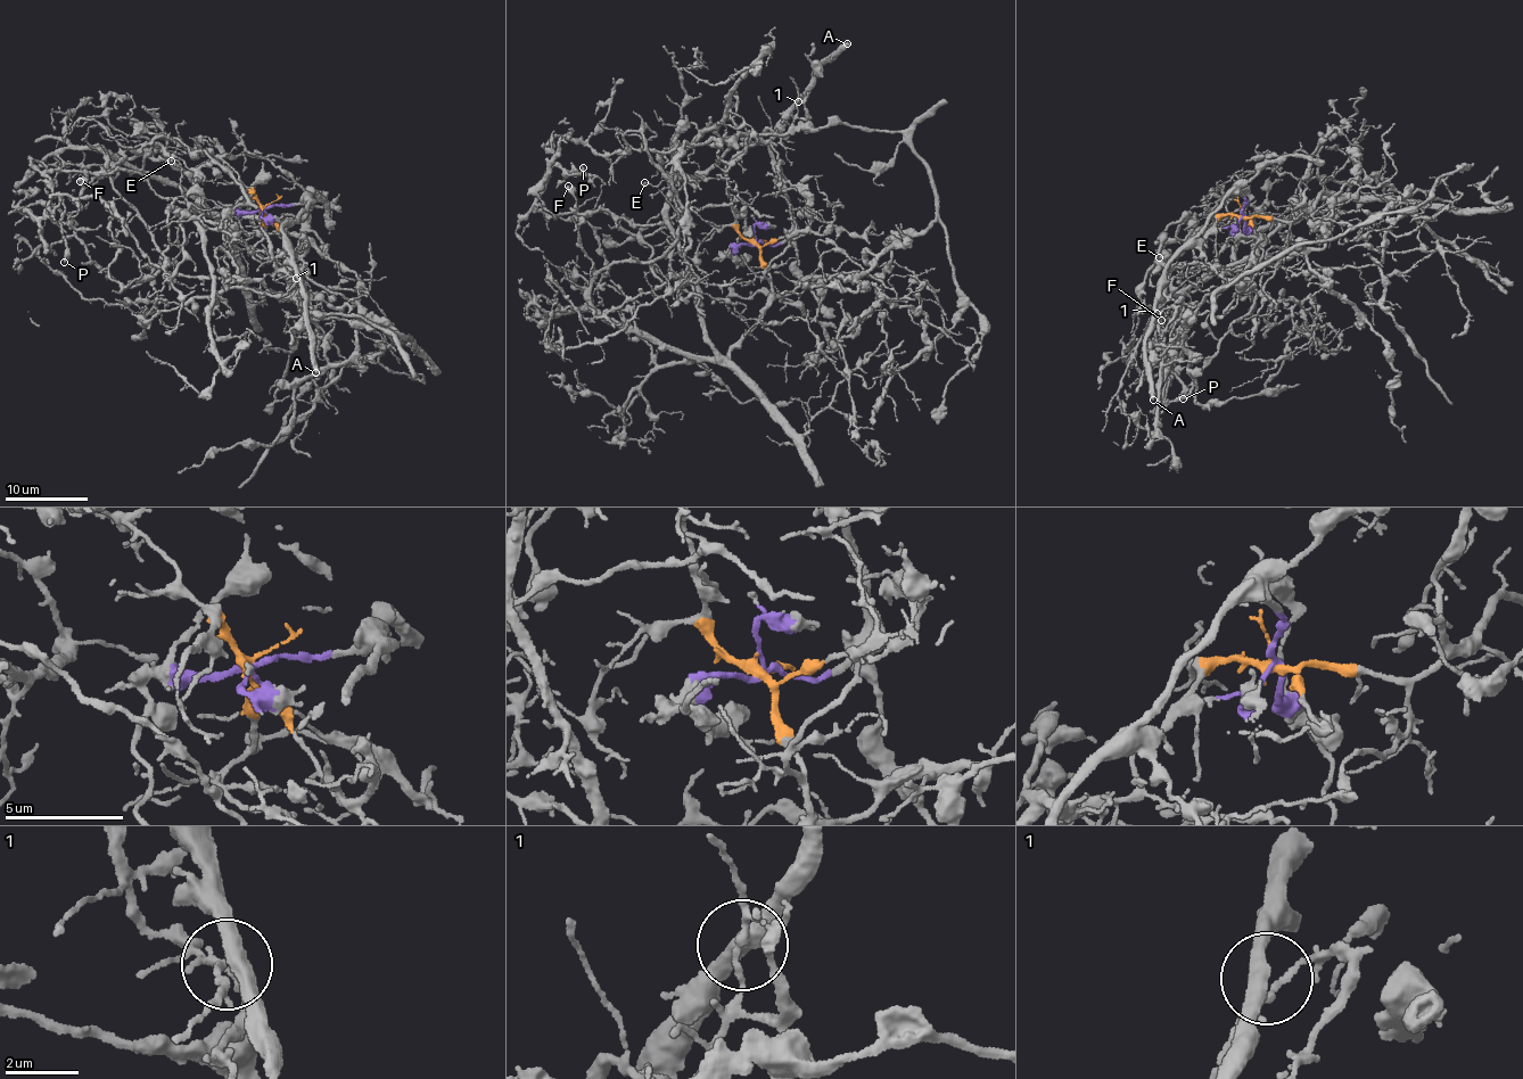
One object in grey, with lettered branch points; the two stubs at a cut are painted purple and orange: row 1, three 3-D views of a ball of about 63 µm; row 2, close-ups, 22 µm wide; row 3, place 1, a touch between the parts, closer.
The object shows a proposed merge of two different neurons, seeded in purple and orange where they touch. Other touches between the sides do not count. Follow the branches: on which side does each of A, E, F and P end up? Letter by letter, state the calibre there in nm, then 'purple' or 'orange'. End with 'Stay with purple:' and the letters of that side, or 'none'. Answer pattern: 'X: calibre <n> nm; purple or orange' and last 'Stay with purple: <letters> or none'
A: calibre 400 nm; purple
E: calibre 280 nm; purple
F: calibre 220 nm; orange
P: calibre 150 nm; orange
Stay with purple: A, E

